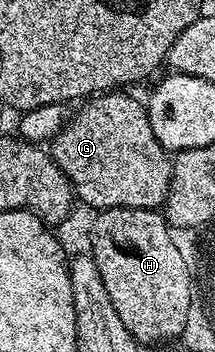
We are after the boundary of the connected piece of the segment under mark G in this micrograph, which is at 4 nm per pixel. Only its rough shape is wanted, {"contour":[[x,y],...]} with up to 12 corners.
{"contour":[[94,95],[51,142],[76,200],[156,209],[173,162],[149,111]]}

